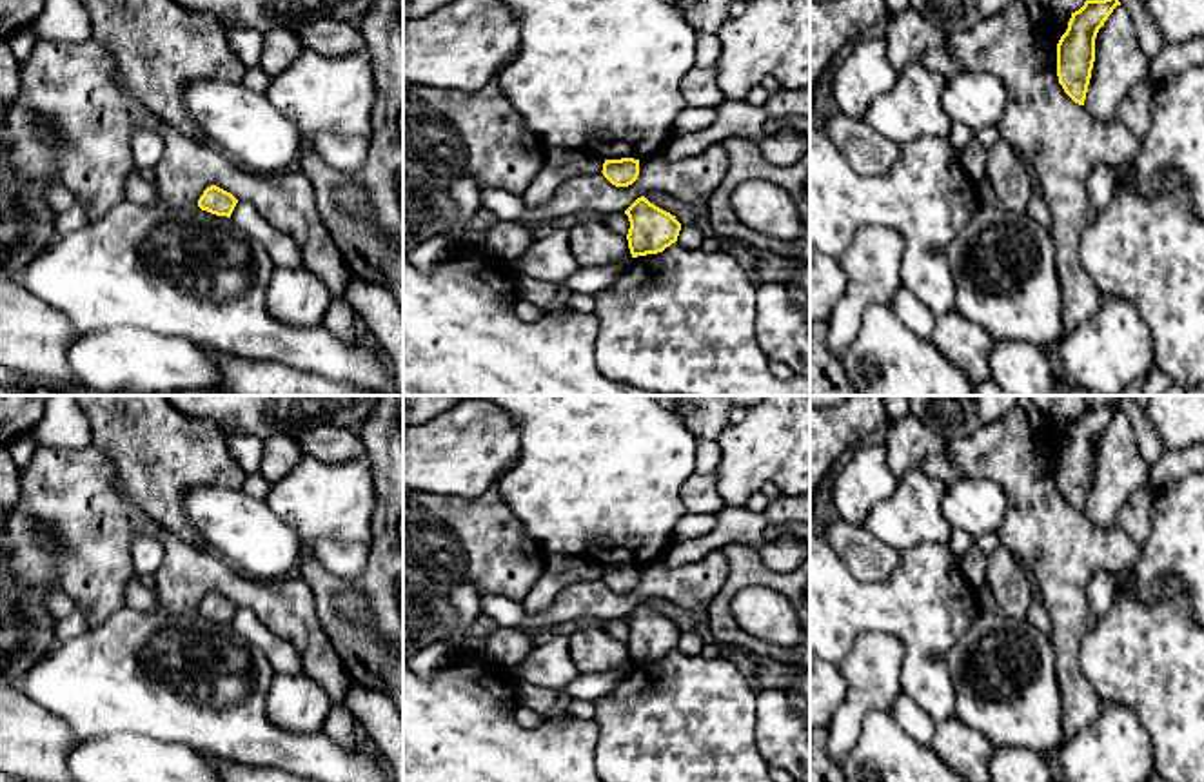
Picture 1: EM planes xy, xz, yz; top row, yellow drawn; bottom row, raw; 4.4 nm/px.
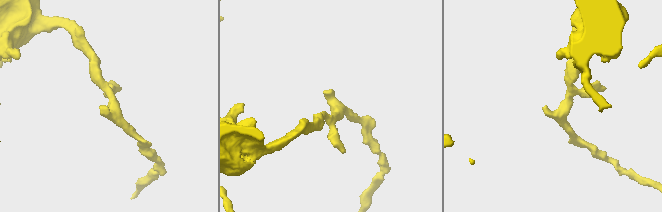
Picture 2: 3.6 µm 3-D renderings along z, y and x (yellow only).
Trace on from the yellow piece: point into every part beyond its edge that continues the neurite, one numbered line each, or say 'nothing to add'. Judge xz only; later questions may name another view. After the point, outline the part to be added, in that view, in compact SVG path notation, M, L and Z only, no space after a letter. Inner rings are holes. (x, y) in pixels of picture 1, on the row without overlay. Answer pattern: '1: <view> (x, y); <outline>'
1: xz (551, 583); M572 557L572 561L561 570L547 568L528 595L521 601L525 613L532 615L547 610L563 588L581 581L601 579L603 570L603 564L588 562L581 557Z

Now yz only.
nothing to add

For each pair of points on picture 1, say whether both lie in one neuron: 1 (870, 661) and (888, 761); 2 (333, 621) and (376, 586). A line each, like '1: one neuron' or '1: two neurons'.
1: two neurons
2: one neuron

